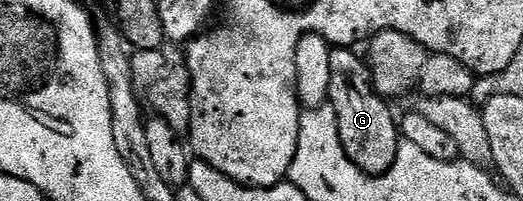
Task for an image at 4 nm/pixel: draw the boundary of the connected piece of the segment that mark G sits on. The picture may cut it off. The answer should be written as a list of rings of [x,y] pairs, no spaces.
[[[350,47],[331,48],[332,83],[328,103],[336,111],[340,143],[352,163],[360,171],[371,175],[381,175],[396,163],[400,125],[396,113],[389,109],[387,98],[381,97],[370,79],[370,65],[362,62]]]

